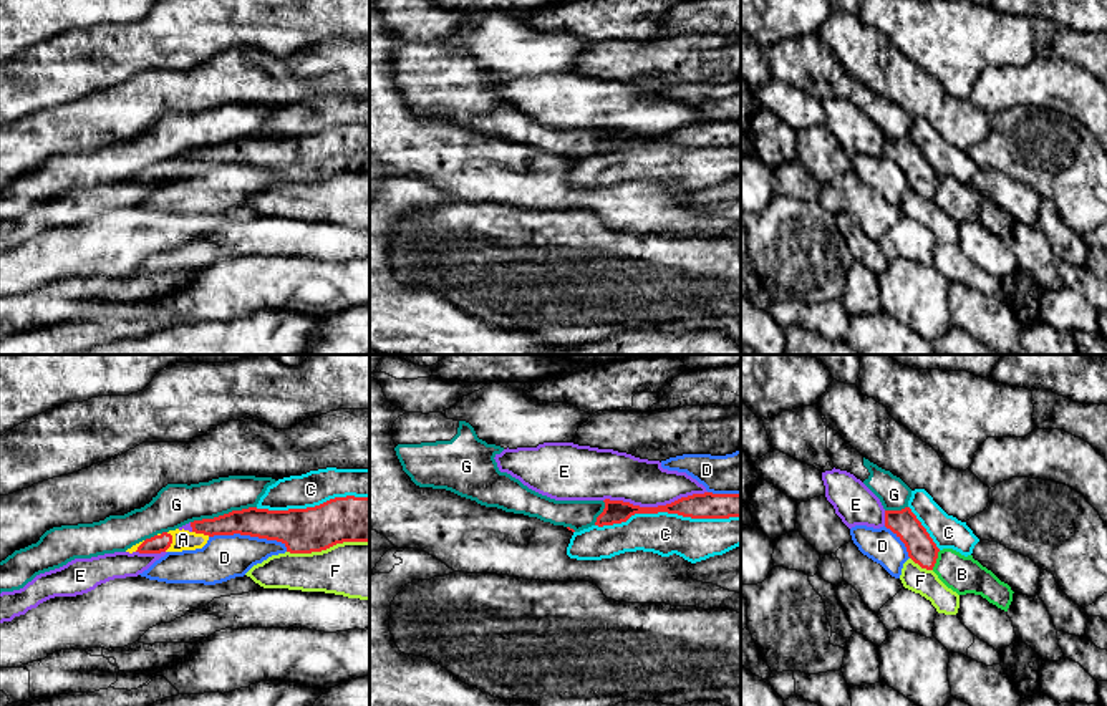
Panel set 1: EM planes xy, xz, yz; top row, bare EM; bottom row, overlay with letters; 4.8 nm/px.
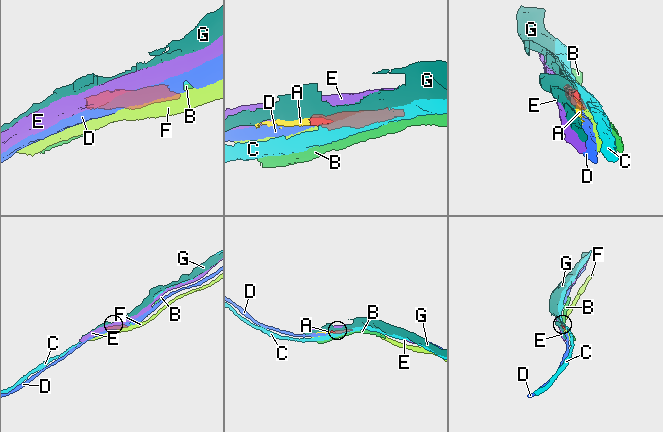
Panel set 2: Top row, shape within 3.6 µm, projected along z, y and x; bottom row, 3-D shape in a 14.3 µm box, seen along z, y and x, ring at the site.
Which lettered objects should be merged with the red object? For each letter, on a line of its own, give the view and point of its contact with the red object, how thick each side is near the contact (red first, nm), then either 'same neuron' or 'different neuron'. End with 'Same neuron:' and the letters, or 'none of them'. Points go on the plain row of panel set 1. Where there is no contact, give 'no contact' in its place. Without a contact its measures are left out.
A: xy (171, 171) | 90/100 nm | same neuron
B: yz (935, 189) | 140/180 nm | different neuron
C: xz (667, 140) | 130/200 nm | different neuron
D: xy (249, 163) | 200/220 nm | different neuron
E: xz (655, 136) | 130/240 nm | different neuron
F: xy (327, 176) | 220/280 nm | different neuron
G: xy (224, 143) | 140/200 nm | different neuron
Same neuron: A

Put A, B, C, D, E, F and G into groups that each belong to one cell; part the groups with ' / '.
A / B / C / D / E / F / G

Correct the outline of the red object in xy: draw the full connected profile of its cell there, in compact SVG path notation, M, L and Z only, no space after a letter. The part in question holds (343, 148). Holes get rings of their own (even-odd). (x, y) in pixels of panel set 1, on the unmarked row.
M335 126L307 138L249 136L191 151L192 159L169 159L126 181L161 182L202 177L214 164L250 164L282 171L290 182L312 182L343 171L370 171L370 126Z

